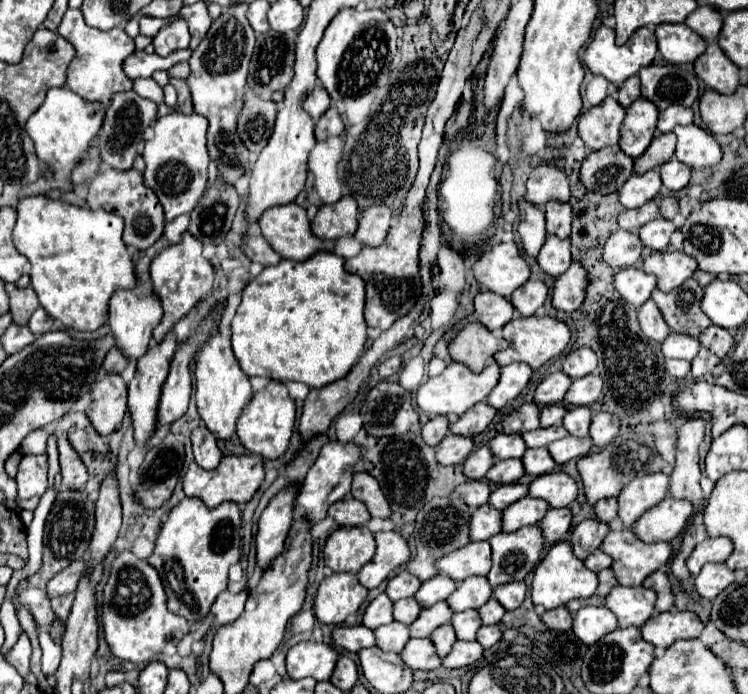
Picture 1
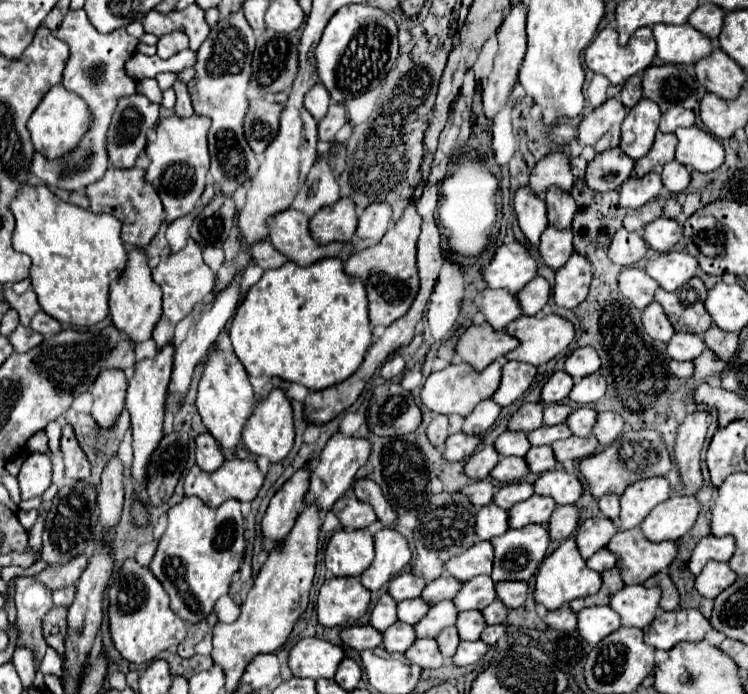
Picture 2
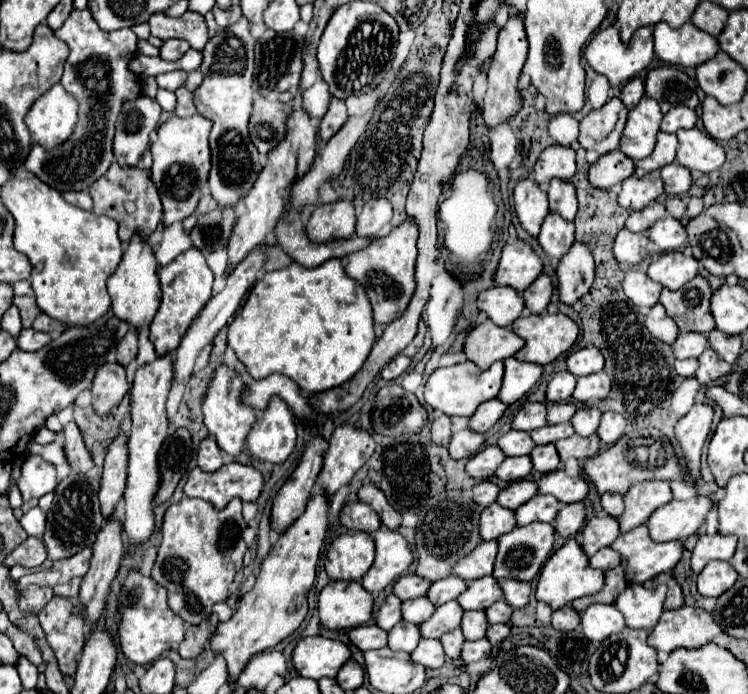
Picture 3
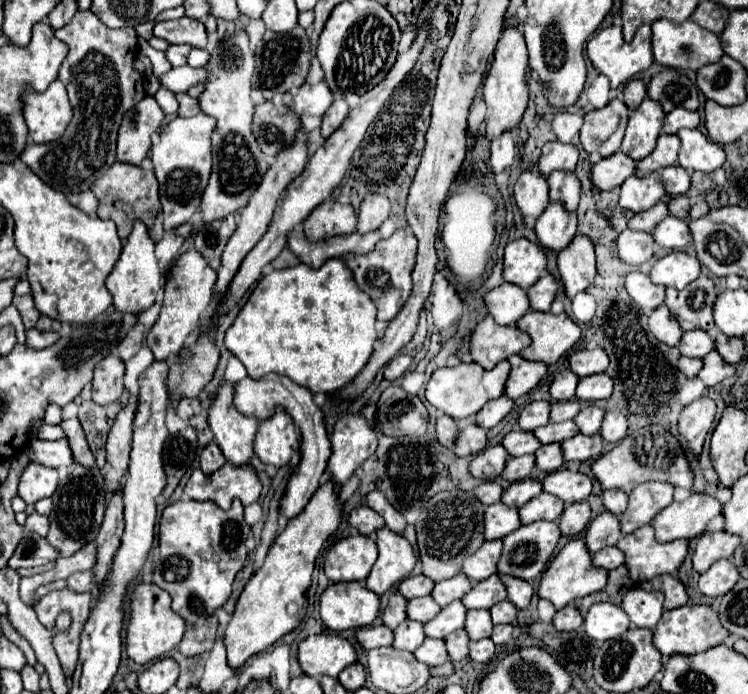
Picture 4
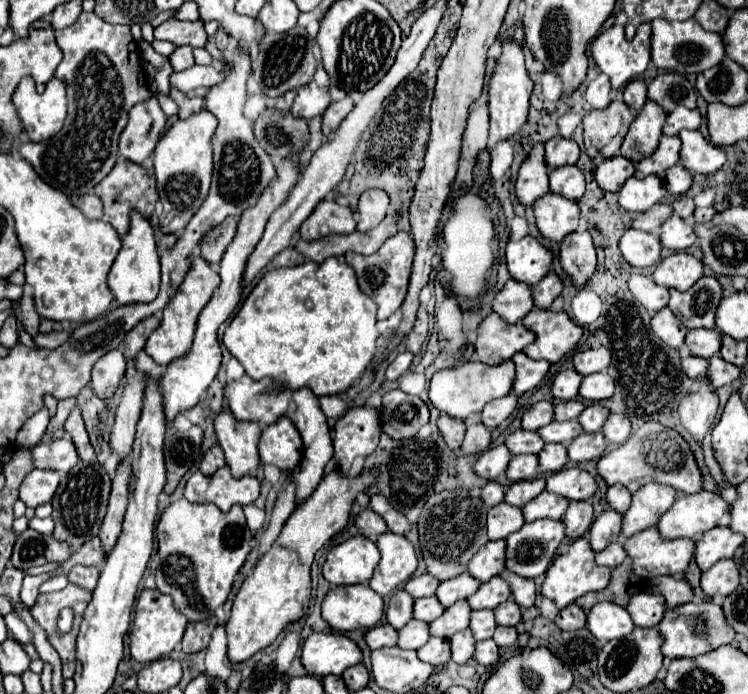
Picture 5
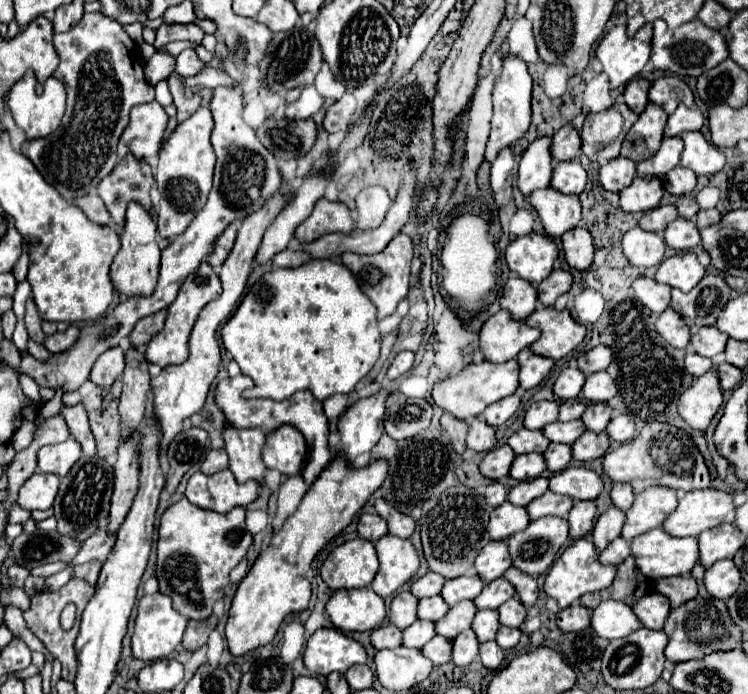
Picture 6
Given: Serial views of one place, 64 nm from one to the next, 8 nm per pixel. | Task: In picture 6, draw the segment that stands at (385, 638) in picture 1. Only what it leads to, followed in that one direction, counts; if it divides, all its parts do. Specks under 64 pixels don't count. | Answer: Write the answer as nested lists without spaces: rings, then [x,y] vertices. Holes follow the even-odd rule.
[[[416,620],[412,626],[402,630],[402,646],[406,648],[422,648],[434,636],[434,624],[426,620]]]

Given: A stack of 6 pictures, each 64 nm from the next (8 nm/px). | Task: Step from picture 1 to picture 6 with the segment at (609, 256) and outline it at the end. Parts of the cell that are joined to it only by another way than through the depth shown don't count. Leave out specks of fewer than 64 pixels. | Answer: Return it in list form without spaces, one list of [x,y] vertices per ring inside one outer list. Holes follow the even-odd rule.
[[[636,226],[622,236],[622,250],[624,256],[630,260],[630,264],[648,268],[648,266],[658,266],[662,262],[666,244],[660,234],[646,232]]]

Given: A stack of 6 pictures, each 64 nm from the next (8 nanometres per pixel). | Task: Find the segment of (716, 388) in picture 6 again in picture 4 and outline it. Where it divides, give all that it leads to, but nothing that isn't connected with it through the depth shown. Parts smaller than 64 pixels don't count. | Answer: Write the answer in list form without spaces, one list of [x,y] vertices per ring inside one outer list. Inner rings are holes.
[[[696,398],[690,406],[686,406],[680,412],[680,420],[678,420],[678,432],[686,438],[688,448],[692,450],[694,458],[700,456],[704,440],[712,428],[716,416],[716,404],[710,398]]]

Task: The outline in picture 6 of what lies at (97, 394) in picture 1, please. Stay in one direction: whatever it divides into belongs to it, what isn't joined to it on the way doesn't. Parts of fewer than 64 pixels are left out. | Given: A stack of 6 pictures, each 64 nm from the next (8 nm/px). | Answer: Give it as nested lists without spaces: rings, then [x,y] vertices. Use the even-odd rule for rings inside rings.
[[[110,348],[108,352],[104,352],[90,374],[90,380],[94,384],[98,384],[100,388],[110,388],[114,384],[114,380],[122,374],[124,370],[124,352],[122,348]]]

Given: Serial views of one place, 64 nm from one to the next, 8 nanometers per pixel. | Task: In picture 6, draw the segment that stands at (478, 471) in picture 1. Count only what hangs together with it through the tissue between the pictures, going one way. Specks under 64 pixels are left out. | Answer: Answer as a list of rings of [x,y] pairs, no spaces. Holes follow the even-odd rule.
[[[506,444],[498,446],[484,456],[484,460],[480,462],[480,472],[490,480],[498,480],[510,472],[512,460],[514,460],[512,448],[508,448]]]

